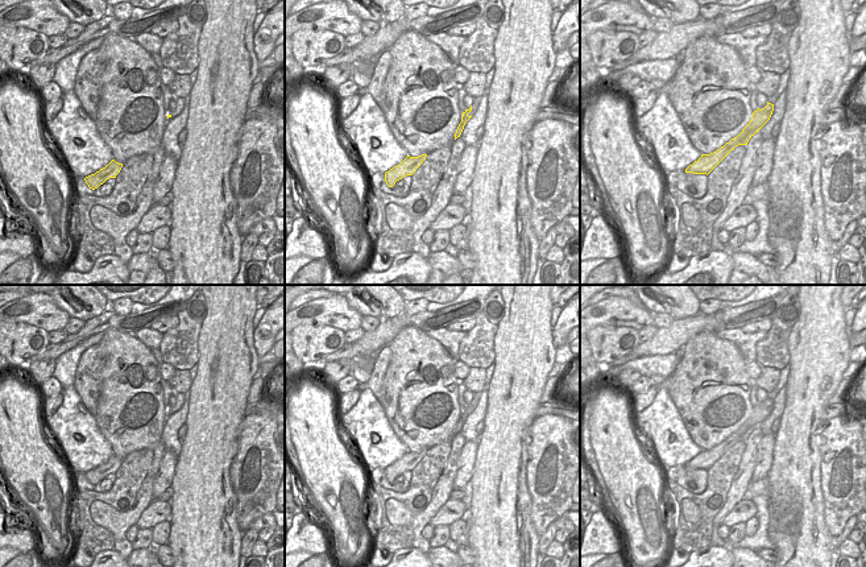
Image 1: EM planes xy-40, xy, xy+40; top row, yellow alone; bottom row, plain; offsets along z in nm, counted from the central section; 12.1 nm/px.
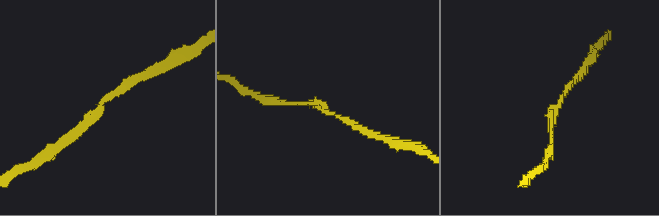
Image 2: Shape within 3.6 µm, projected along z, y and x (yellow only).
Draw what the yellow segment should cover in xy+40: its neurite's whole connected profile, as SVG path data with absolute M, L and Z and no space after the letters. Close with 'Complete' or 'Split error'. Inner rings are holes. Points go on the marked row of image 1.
M768 102L765 108L754 111L750 123L737 137L710 154L701 154L697 161L685 169L685 173L708 175L736 146L747 145L749 140L770 120L772 111L774 104Z. Complete.

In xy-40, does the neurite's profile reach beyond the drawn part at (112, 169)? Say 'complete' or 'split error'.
complete

